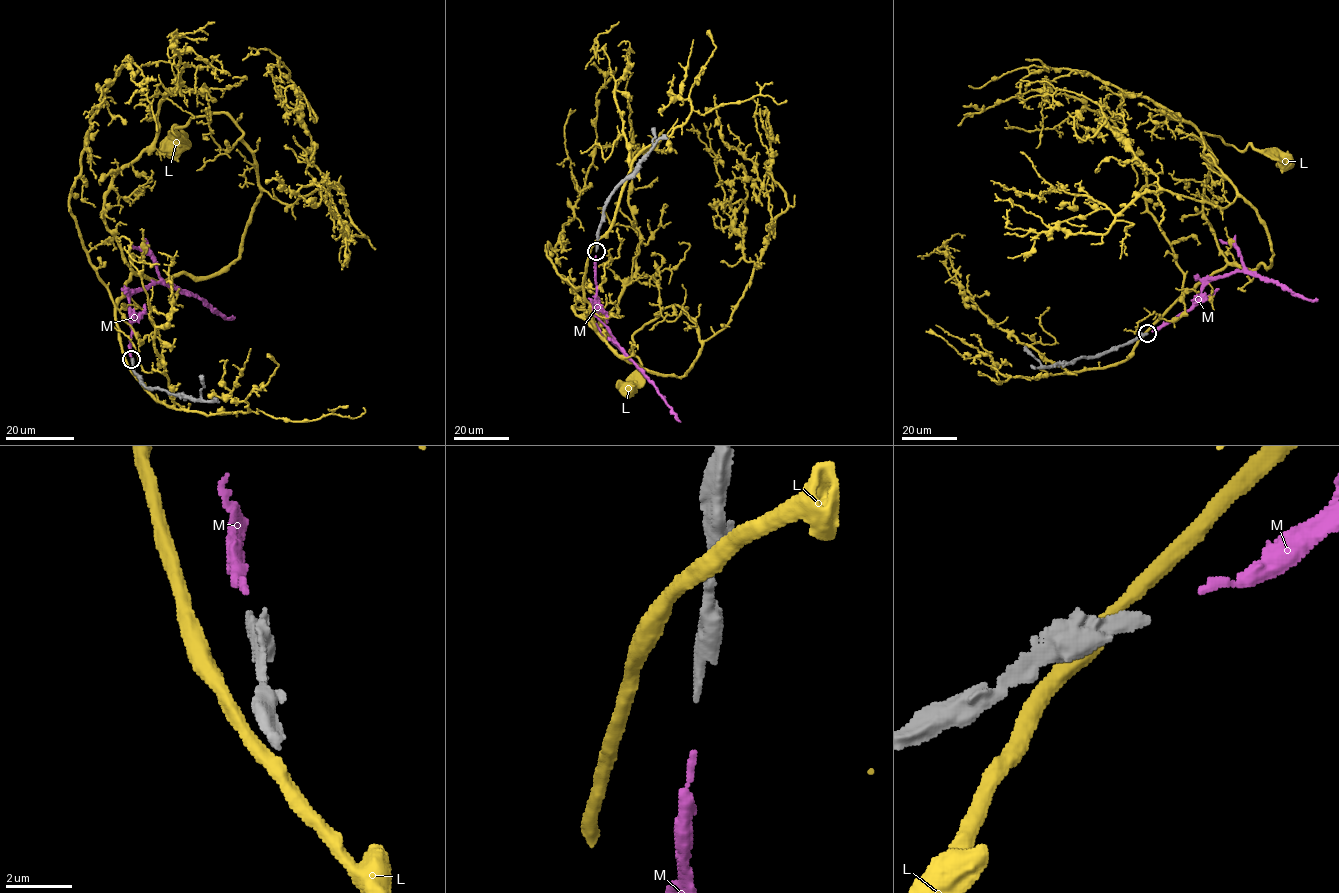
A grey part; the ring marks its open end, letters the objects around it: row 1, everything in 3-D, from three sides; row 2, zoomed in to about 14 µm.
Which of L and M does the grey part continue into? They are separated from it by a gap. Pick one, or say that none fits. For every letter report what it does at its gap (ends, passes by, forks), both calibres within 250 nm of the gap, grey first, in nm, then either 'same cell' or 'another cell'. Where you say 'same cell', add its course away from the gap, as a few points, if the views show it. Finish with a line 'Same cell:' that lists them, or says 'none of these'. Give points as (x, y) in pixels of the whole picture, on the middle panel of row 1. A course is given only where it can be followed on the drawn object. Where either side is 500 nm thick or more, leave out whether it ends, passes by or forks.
L: it passes by; 320 nm thick on the grey side, 400 nm on the other; another cell
M: it ends there; 320 nm thick on the grey side, 240 nm on the other; same cell; it runs (596, 256), (594, 312), (597, 318), (680, 421)
Same cell: M

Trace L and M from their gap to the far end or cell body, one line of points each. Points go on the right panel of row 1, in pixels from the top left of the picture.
L: (1147, 332), (1228, 264), (1271, 264), (1264, 222), (1203, 152), (1201, 134), (1283, 161)
M: (1152, 331), (1187, 312), (1208, 283), (1235, 271), (1254, 272), (1306, 299), (1317, 299)

